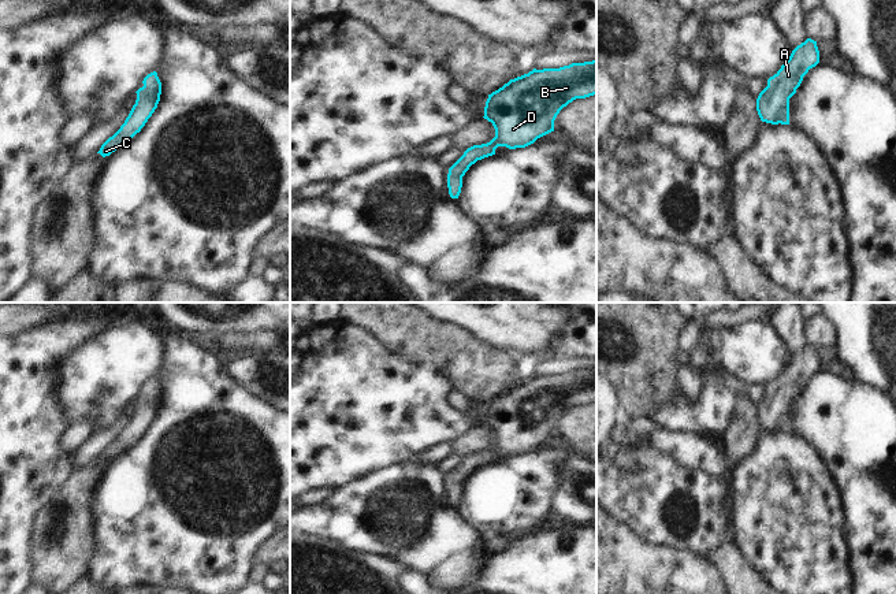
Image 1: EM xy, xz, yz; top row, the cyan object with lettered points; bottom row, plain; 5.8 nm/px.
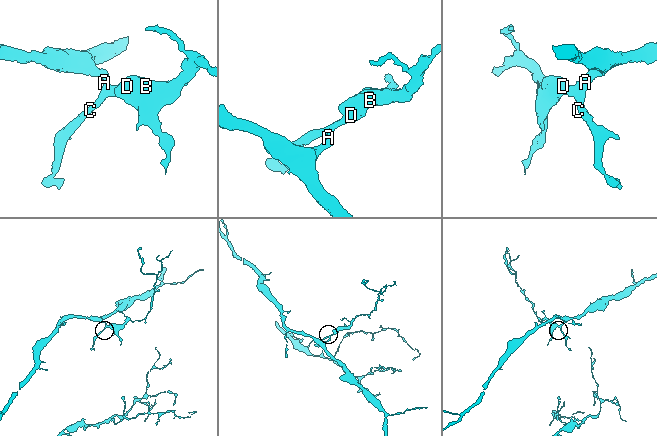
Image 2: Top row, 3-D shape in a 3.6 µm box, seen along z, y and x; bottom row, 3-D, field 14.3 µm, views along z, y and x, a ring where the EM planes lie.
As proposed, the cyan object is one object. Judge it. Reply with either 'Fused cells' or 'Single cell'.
Single cell

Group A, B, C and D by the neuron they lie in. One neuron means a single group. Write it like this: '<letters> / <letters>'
A B C D

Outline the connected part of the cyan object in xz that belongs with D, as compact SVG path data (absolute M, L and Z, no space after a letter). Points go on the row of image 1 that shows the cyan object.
M596 60L559 68L533 68L488 94L483 118L492 123L495 137L487 144L468 148L449 168L450 197L458 198L462 177L477 160L495 155L498 146L516 149L533 144L554 131L554 120L564 107L594 94Z

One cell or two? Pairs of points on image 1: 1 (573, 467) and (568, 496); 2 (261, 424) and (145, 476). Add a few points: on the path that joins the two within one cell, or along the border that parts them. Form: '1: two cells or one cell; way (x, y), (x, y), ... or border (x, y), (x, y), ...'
1: one cell; way (573, 474), (573, 489)
2: one cell; way (227, 418), (208, 408), (196, 411), (162, 445)

